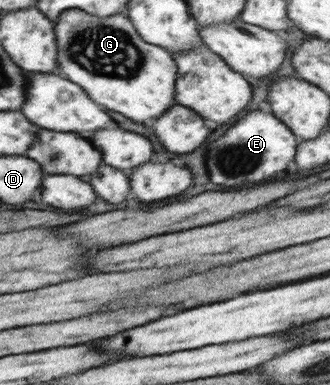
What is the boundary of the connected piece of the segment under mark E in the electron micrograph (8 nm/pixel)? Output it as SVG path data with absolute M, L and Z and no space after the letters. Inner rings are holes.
M270 110L269 113L251 111L239 123L233 123L223 137L209 145L207 171L213 183L233 187L245 183L267 181L285 171L289 161L296 157L301 140Z

